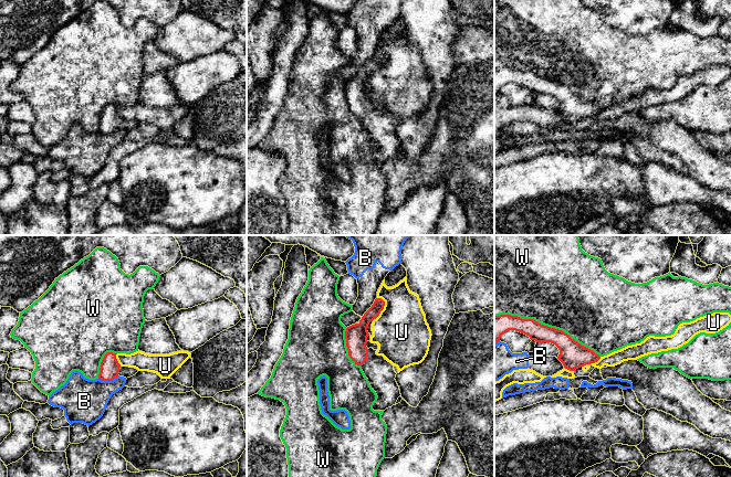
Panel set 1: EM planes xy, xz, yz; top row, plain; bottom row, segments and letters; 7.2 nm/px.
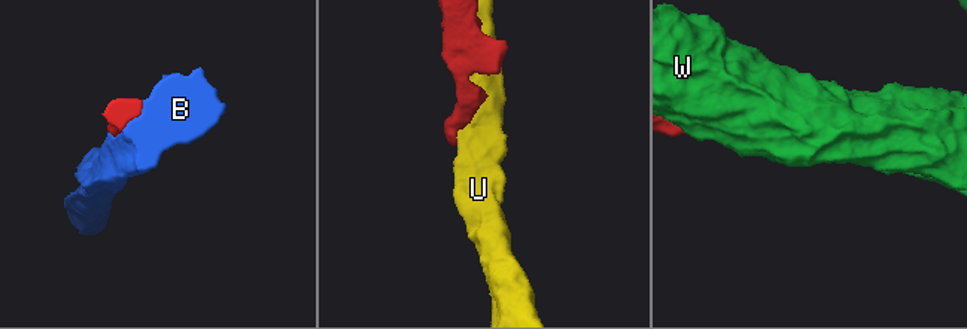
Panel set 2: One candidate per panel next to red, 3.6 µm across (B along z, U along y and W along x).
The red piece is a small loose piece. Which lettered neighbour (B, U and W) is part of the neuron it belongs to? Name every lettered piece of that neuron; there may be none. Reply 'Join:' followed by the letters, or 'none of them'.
Join: none of them

